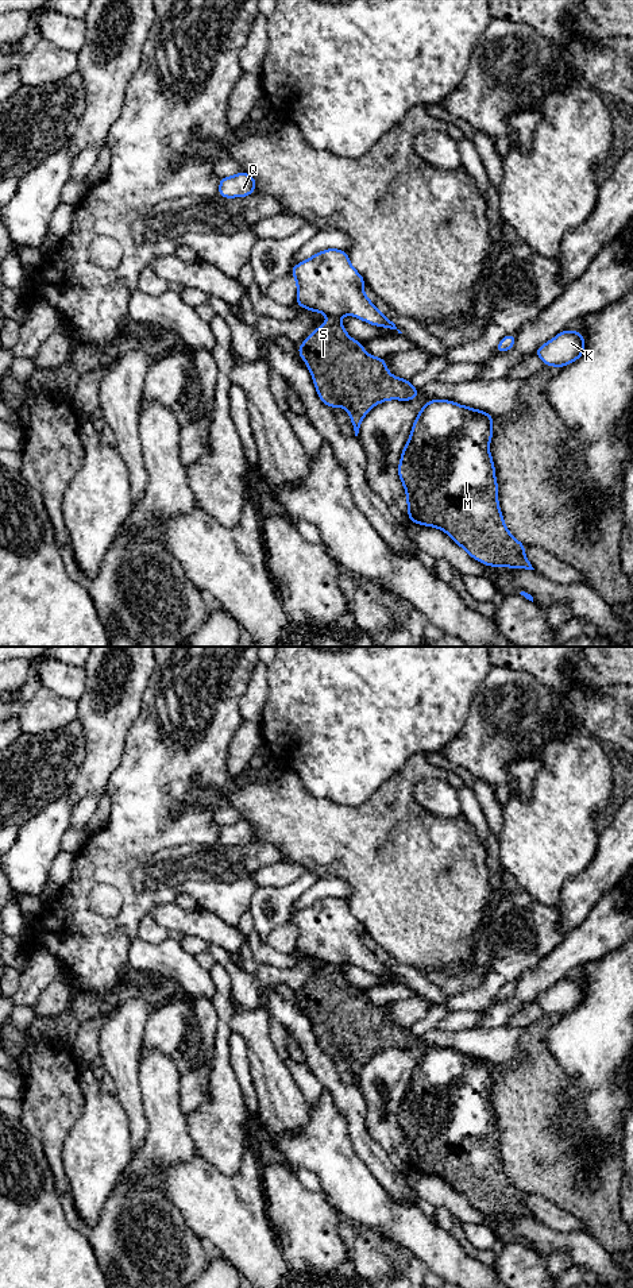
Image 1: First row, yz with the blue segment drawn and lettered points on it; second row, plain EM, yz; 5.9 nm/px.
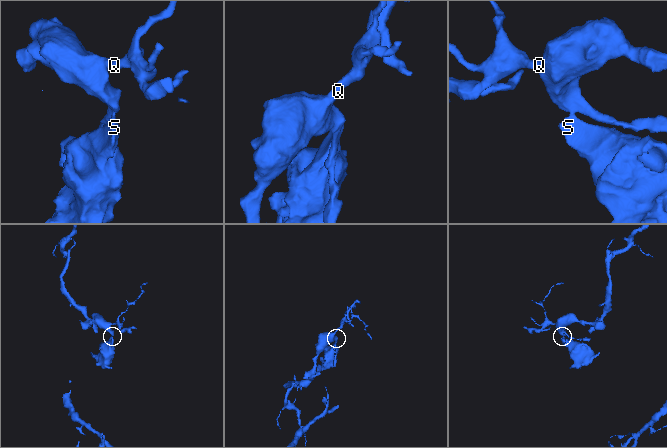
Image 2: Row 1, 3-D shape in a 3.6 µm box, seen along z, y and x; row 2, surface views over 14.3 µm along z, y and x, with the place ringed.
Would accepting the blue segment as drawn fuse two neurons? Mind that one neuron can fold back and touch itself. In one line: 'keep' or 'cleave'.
cleave

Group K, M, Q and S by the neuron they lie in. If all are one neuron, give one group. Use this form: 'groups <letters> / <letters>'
groups K Q / M S

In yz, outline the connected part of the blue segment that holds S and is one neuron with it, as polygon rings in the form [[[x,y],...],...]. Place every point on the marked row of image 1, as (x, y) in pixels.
[[[328,316],[325,324],[312,331],[310,336],[298,344],[298,355],[306,363],[320,400],[329,408],[344,406],[351,416],[355,436],[366,413],[386,400],[414,400],[420,389],[412,386],[410,379],[393,377],[385,358],[368,355],[362,343],[350,338],[340,317]]]

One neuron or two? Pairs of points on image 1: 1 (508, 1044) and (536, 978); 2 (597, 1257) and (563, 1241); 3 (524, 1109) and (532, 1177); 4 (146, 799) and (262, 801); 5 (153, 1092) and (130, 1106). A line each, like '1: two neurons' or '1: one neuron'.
1: two neurons
2: one neuron
3: one neuron
4: two neurons
5: two neurons

